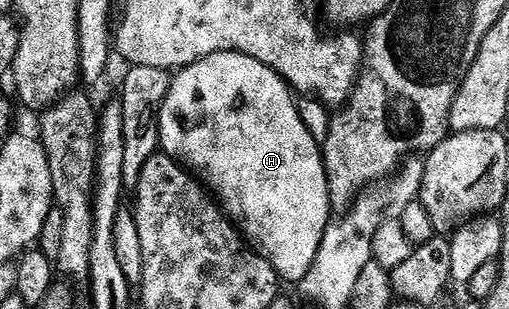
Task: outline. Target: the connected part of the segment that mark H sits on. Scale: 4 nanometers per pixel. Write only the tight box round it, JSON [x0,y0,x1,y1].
[158,50,332,284]

